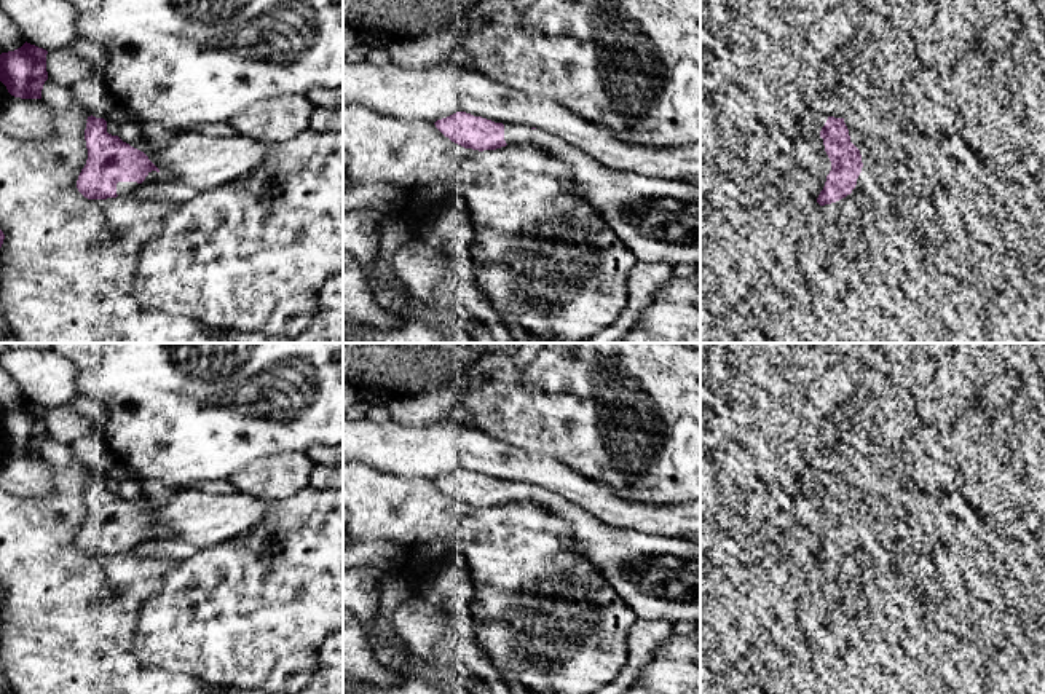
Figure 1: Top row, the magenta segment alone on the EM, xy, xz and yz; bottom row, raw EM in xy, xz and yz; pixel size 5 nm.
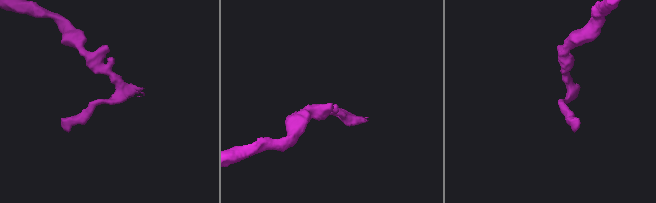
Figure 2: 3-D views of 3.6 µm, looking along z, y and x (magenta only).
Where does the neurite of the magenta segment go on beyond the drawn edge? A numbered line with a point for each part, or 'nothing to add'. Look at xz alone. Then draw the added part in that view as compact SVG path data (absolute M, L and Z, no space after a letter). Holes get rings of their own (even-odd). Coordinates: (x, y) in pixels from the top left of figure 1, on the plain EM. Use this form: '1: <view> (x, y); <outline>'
1: xz (656, 576); M504 482L504 498L533 501L570 523L576 549L637 617L700 624L700 544L611 526L541 487Z

